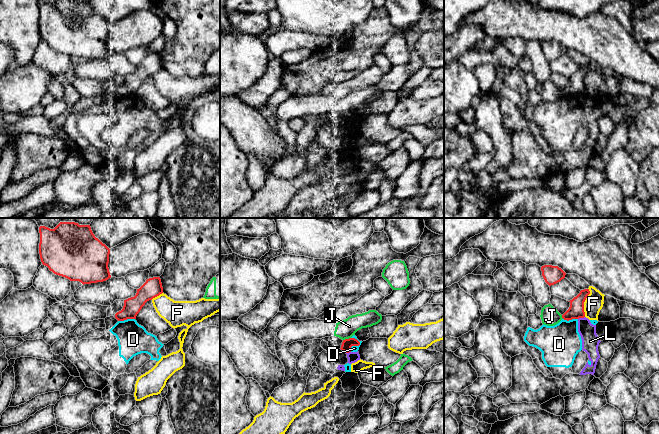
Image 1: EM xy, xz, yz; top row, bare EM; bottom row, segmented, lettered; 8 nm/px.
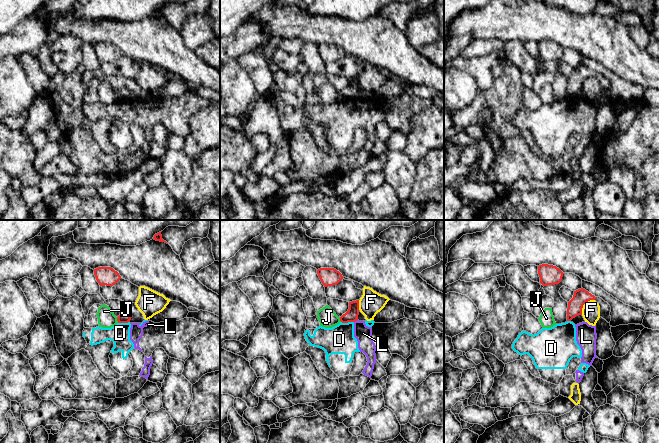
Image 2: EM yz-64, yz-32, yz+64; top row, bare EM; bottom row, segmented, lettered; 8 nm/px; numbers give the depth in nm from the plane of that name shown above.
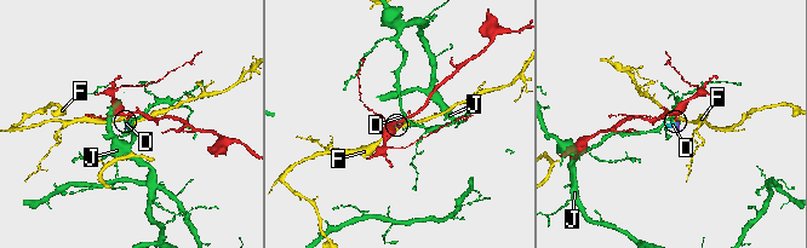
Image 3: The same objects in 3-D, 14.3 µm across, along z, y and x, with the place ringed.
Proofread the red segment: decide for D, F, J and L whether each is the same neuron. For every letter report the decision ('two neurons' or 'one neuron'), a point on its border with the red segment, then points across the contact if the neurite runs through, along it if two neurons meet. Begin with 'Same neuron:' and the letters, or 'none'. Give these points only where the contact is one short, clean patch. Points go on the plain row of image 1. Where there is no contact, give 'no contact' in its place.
Same neuron: none
D: two neurons; contact xz (356, 121); border xz (354, 113), (359, 120), (353, 121), (350, 127)
F: two neurons; contact yz (584, 77); border yz (588, 64), (589, 70), (584, 78), (584, 92)
J: two neurons; contact xz (346, 115)
L: two neurons; contact yz (581, 93); border yz (584, 92), (578, 95)

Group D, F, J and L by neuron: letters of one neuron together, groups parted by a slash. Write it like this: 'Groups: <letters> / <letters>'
Groups: D L / F / J

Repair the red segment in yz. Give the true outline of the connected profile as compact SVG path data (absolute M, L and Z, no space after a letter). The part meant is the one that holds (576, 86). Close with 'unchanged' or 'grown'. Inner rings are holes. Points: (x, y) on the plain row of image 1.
M589 65L581 66L576 73L569 77L570 83L562 91L562 94L567 97L572 95L584 94L585 93L584 78L589 70L590 70Z | unchanged

